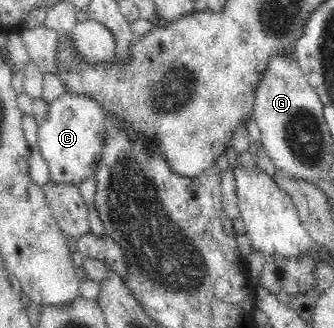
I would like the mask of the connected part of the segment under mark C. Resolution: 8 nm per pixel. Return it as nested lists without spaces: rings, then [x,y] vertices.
[[[66,92],[49,105],[47,118],[38,126],[36,146],[48,164],[48,178],[53,184],[79,185],[94,174],[106,139],[105,122],[105,113],[89,97],[75,97]]]

